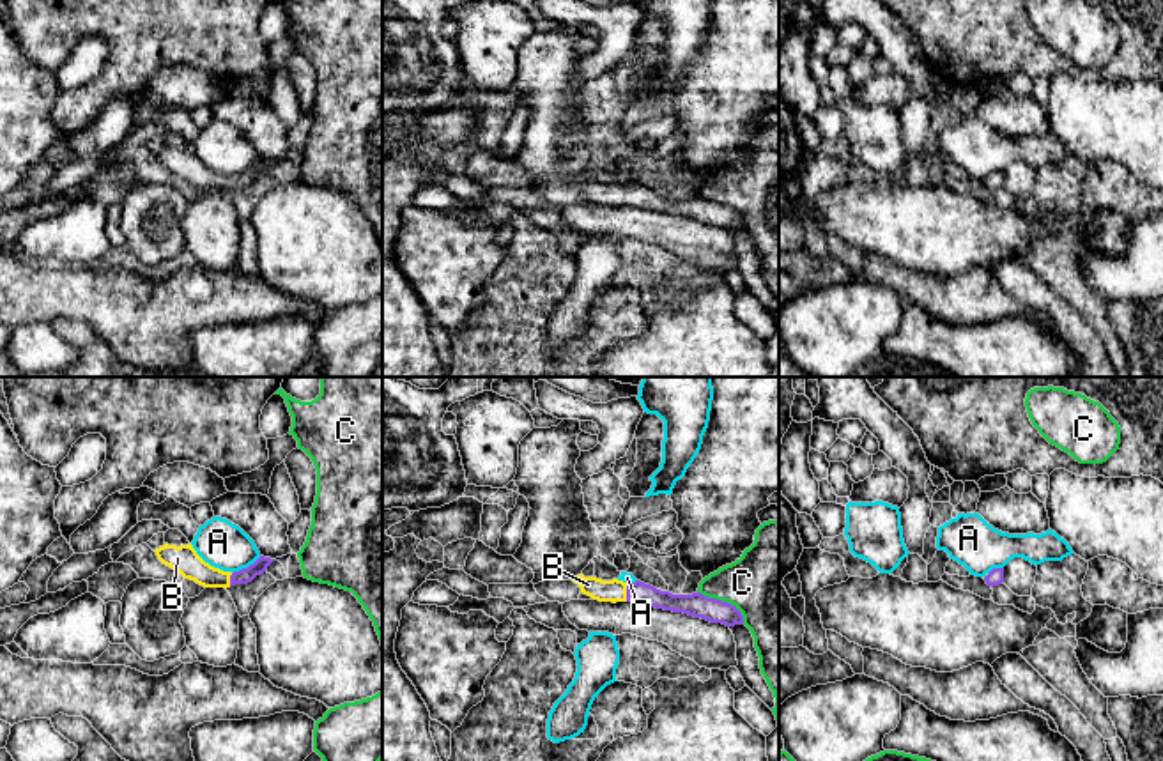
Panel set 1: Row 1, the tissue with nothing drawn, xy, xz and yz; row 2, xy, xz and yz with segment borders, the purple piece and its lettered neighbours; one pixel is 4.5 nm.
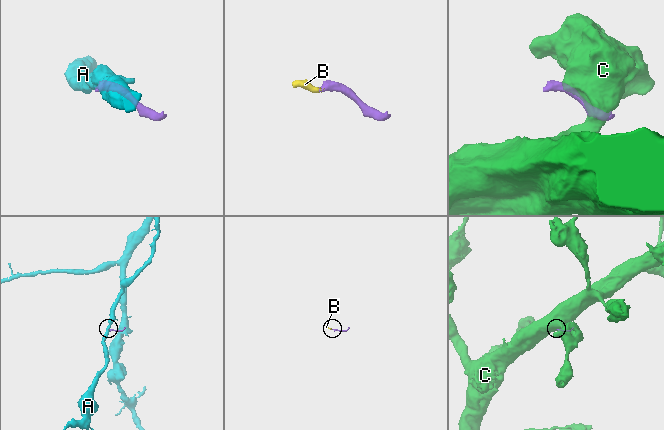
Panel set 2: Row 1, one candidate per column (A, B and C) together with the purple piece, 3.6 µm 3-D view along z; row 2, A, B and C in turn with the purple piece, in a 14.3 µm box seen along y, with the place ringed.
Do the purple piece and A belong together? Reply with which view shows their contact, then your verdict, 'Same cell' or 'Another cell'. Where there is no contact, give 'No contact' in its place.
Touches purple in xy. Another cell

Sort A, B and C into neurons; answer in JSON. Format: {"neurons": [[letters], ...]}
{"neurons": [["A"], ["B"], ["C"]]}

